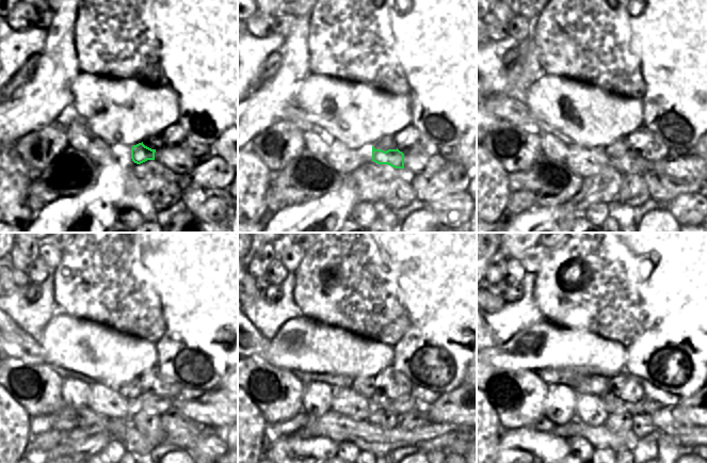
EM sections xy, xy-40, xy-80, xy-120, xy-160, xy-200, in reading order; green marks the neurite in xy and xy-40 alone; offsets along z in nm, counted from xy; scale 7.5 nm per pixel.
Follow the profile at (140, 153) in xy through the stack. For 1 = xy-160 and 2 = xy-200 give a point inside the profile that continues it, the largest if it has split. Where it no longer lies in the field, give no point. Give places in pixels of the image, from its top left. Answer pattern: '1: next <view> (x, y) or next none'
1: next xy-160 (406, 403)
2: next xy-200 (643, 406)

